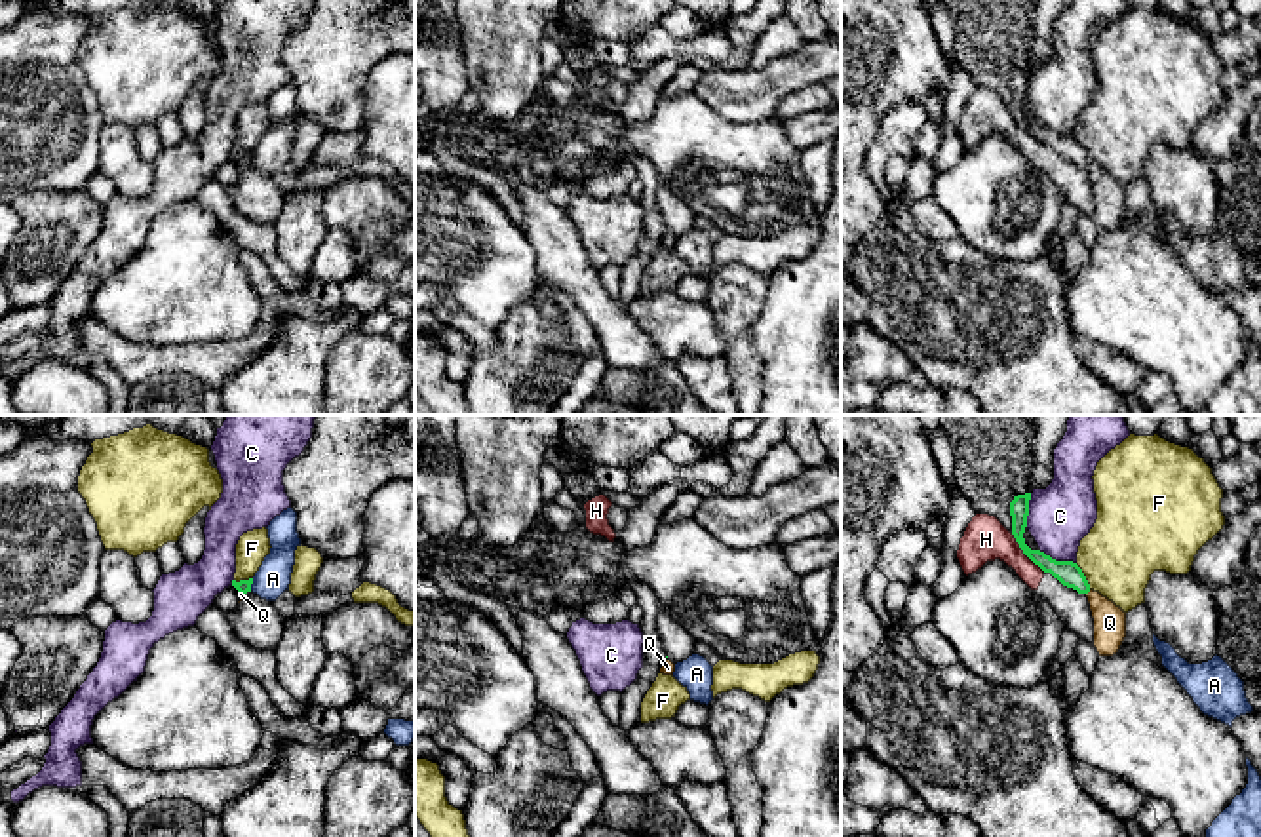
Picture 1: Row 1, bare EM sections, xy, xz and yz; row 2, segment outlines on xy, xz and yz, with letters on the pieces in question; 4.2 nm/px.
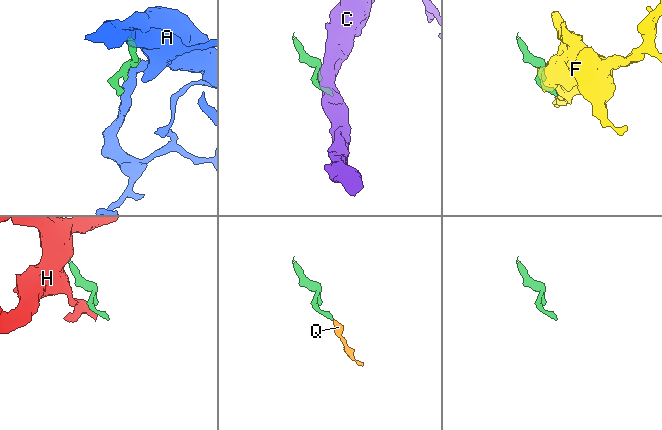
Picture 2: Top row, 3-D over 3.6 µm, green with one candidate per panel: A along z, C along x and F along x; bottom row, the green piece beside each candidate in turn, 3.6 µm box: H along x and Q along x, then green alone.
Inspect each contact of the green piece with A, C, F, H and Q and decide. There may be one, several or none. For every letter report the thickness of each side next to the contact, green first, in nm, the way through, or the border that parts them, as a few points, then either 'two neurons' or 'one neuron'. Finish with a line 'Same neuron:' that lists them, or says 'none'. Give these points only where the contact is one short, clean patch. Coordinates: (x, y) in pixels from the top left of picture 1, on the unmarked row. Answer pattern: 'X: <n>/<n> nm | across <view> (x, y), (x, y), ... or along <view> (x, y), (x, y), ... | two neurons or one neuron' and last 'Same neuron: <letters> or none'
A: 60/150 nm | two neurons
C: 100/280 nm | two neurons
F: 100/340 nm | along yz (1075, 137), (1090, 162) | two neurons
H: 100/190 nm | along yz (1010, 107), (1018, 120), (1045, 145) | two neurons
Q: 60/20 nm | across xy (242, 160), (242, 166), (240, 168) | one neuron
Same neuron: Q

